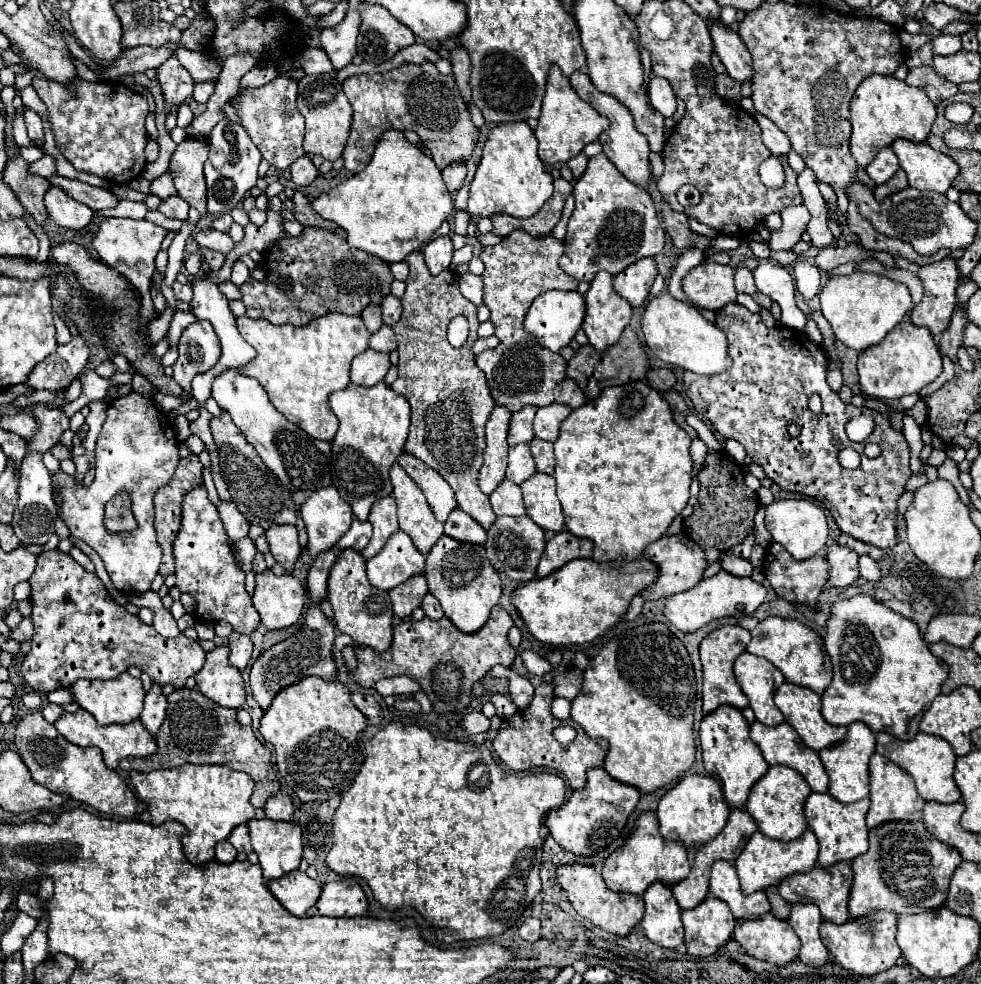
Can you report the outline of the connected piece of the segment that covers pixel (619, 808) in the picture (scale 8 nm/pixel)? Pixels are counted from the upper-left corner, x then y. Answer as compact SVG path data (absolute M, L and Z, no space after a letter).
M592 768L586 774L586 786L582 790L574 790L564 806L560 806L558 810L550 810L544 818L544 824L550 836L564 850L578 856L594 856L594 852L604 850L620 836L638 800L640 792L634 786L610 778L610 774L604 768Z

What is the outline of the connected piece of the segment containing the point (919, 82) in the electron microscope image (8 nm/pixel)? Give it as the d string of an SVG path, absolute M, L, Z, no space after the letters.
M932 66L910 68L906 84L920 86L922 90L926 90L928 98L934 104L940 104L942 100L948 100L948 98L952 98L958 92L958 86L952 84L950 80L946 80L944 76L940 76Z

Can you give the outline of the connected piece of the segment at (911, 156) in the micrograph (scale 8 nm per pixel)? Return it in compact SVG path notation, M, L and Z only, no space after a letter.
M896 140L892 144L902 170L908 174L908 184L918 190L946 194L958 176L958 164L942 152L936 152L926 142Z

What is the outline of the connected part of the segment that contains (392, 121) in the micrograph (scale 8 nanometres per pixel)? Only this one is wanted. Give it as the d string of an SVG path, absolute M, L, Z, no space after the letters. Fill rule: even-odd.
M426 62L422 66L404 64L396 70L376 76L355 75L344 80L342 88L354 108L352 132L344 148L344 162L348 172L360 172L366 168L366 164L372 160L374 148L382 132L388 128L412 128L420 136L424 146L430 150L440 170L452 164L464 164L472 156L472 150L478 142L478 128L472 124L468 104L460 96L454 76L440 74L432 62ZM414 90L422 92L416 96ZM408 98L418 100L418 104L422 104L422 110L418 112L420 116L416 112L412 114L414 106L408 106Z

